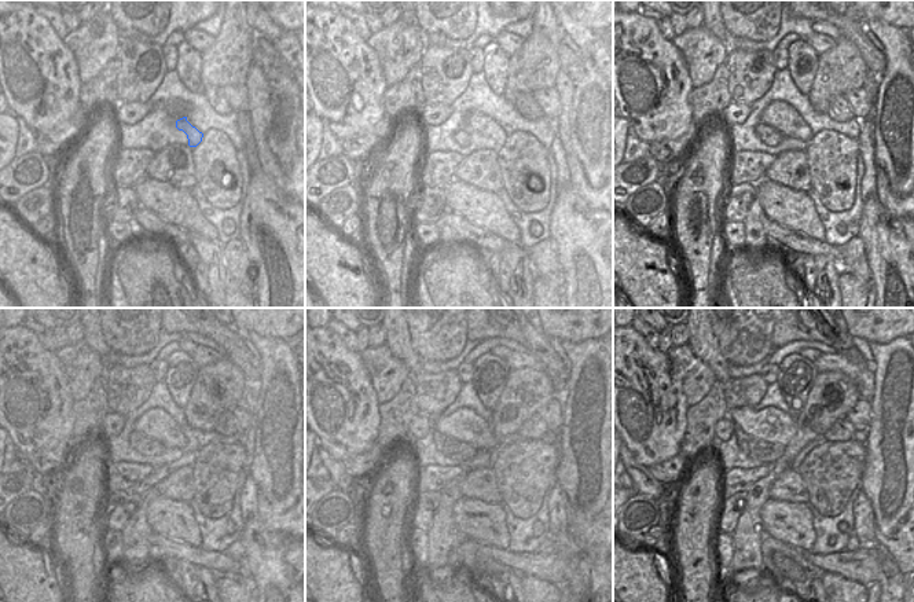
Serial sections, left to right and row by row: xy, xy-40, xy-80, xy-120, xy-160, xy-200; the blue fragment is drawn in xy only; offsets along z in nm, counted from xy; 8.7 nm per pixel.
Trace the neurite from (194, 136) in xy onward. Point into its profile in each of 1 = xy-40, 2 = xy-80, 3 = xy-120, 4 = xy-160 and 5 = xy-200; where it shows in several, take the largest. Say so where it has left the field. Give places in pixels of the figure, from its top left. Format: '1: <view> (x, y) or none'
1: xy-40 (481, 123)
2: xy-80 (778, 114)
3: xy-120 (155, 424)
4: xy-160 (465, 425)
5: xy-200 (771, 425)

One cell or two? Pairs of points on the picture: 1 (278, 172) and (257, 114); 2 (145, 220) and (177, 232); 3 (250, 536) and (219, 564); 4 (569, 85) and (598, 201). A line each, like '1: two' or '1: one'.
1: one
2: one
3: two
4: one

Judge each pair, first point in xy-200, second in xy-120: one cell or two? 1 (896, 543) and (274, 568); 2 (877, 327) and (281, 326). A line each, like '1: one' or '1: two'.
1: two
2: one

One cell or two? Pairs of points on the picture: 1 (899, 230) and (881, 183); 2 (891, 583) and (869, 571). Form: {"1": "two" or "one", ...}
{"1": "two", "2": "two"}

